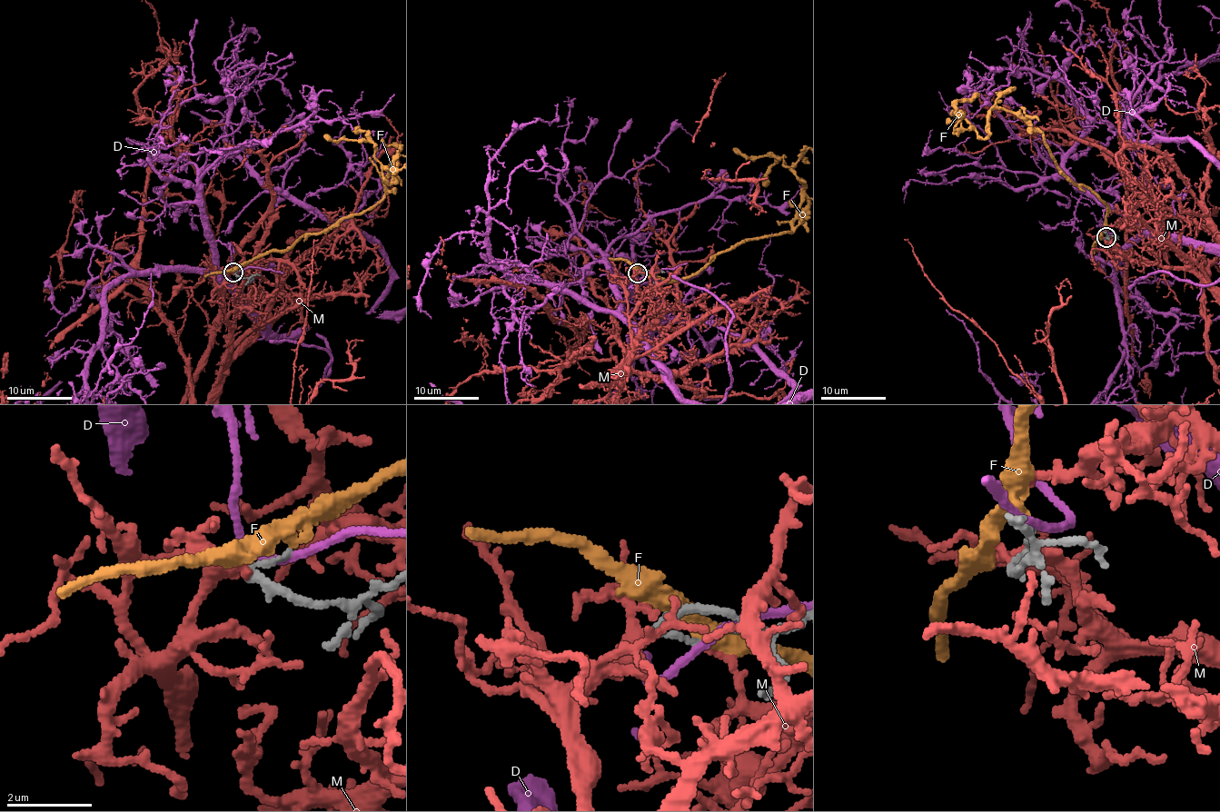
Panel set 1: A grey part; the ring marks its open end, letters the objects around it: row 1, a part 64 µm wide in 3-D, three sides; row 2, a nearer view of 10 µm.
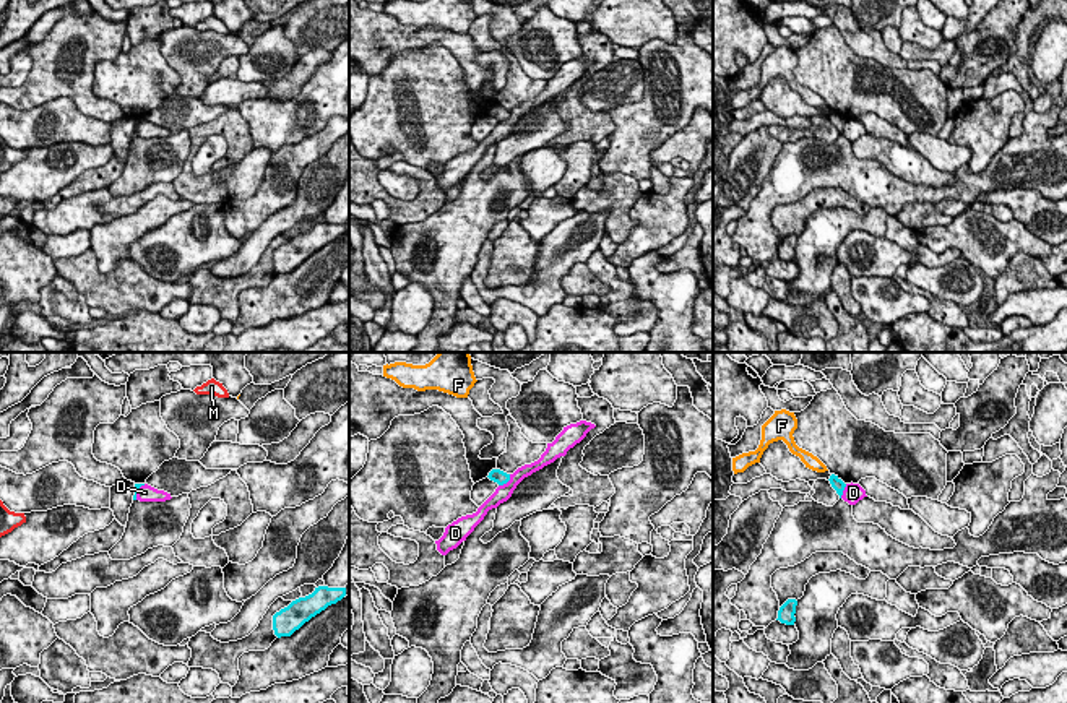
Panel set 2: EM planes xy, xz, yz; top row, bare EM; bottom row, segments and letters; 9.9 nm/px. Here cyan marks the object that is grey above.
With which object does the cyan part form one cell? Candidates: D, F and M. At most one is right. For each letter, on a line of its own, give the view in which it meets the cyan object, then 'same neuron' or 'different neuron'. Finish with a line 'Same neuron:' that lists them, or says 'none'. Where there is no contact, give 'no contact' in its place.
D: xz | different neuron
F: no contact | different neuron
M: no contact | same neuron
Same neuron: M

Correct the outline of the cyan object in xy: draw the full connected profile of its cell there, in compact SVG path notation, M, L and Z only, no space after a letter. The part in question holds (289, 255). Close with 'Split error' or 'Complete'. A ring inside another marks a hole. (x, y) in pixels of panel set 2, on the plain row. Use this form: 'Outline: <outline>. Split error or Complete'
Outline: M318 222L305 234L292 237L287 244L273 252L273 266L278 274L291 273L312 253L336 240L346 232L346 224Z. Complete

